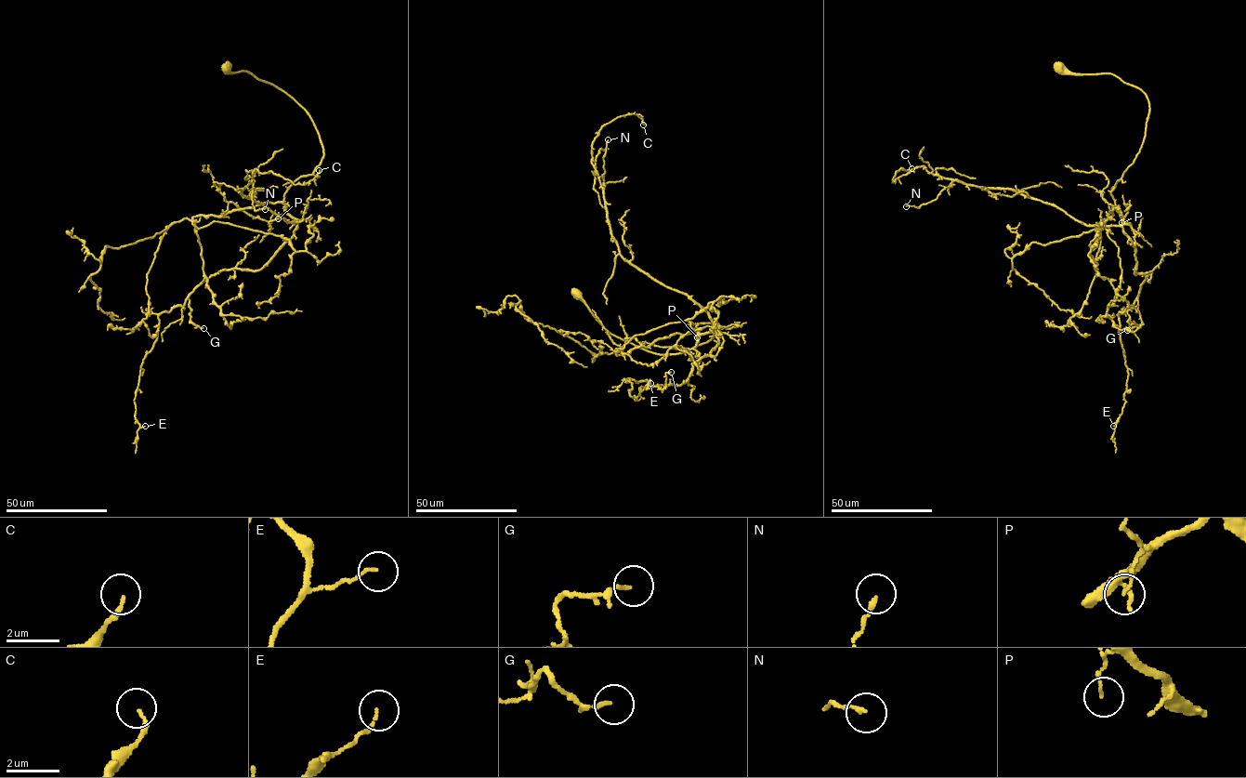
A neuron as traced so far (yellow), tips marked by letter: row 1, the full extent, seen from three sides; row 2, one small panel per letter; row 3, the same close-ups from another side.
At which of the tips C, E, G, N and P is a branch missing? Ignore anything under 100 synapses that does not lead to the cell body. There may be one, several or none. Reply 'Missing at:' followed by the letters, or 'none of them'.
Missing at: none of them

